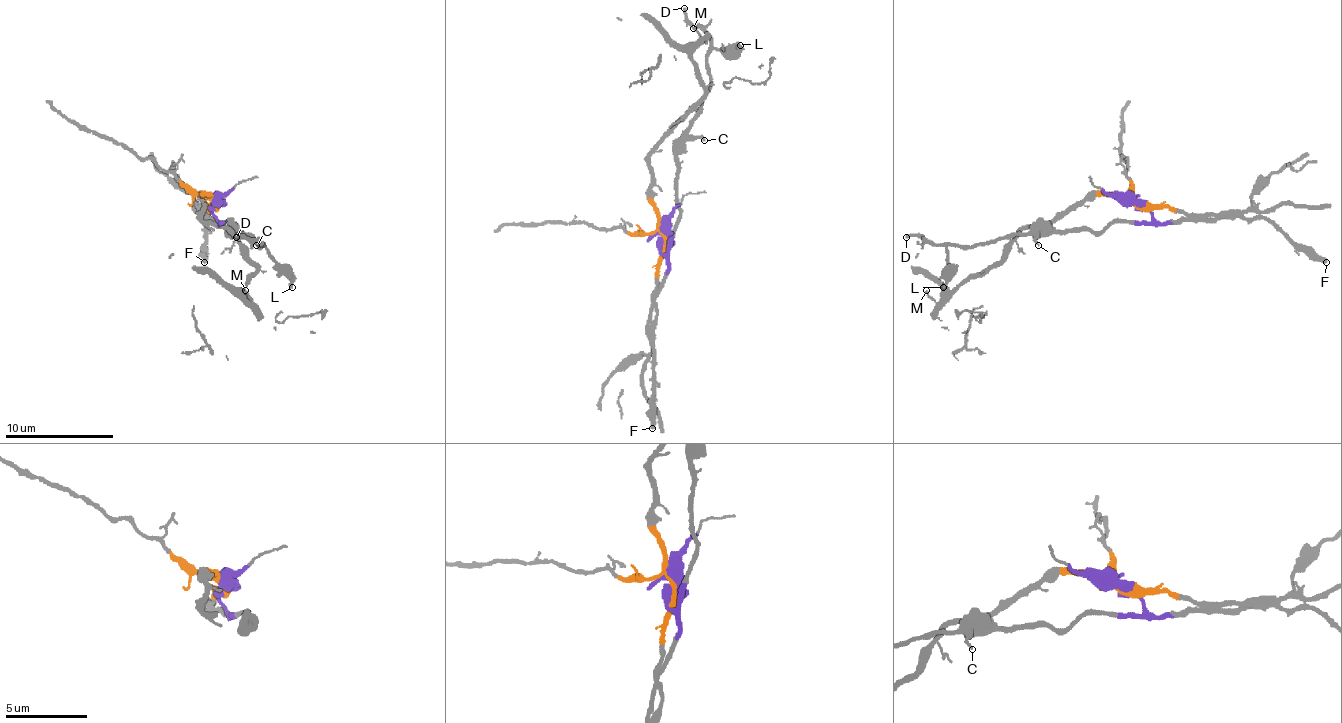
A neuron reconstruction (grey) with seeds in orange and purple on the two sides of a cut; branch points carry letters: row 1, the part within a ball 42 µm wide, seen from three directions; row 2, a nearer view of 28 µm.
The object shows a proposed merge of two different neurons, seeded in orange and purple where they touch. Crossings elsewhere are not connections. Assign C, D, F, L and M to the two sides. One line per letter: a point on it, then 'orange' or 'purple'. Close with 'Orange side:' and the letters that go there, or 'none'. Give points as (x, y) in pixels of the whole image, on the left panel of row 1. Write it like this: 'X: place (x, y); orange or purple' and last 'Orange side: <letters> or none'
C: place (256, 245); purple
D: place (236, 237); purple
F: place (204, 262); orange
L: place (292, 287); purple
M: place (245, 290); orange
Orange side: F, M

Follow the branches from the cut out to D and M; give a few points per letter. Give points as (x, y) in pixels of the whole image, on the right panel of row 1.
D: (1136, 202), (1149, 221), (1097, 232), (1013, 232), (983, 246), (907, 238)
M: (1136, 202), (1106, 194), (1084, 197), (1046, 221), (1029, 224), (991, 265), (969, 273), (937, 303), (926, 289)

